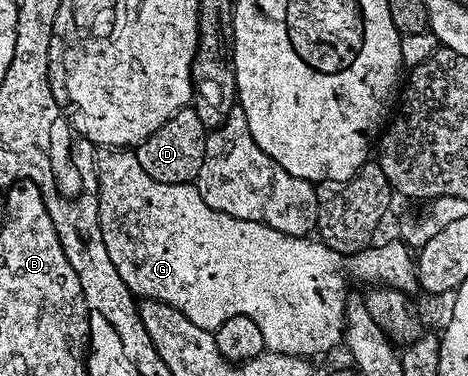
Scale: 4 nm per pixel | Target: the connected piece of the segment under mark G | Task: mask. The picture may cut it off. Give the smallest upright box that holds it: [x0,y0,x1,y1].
[96,148,348,356]

